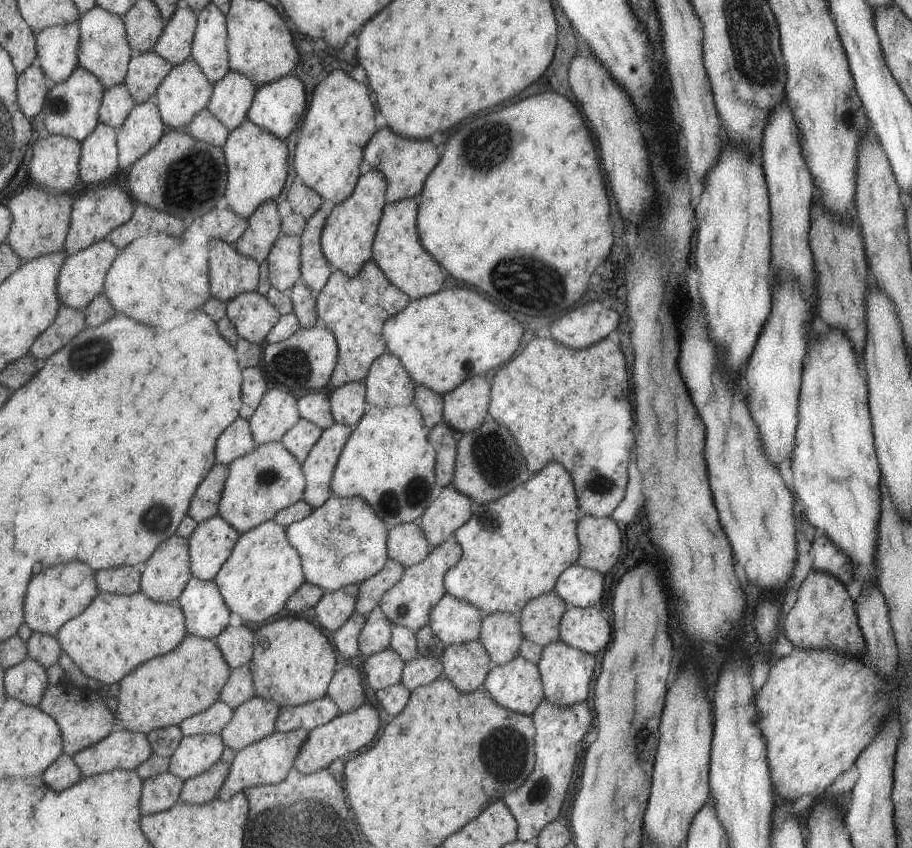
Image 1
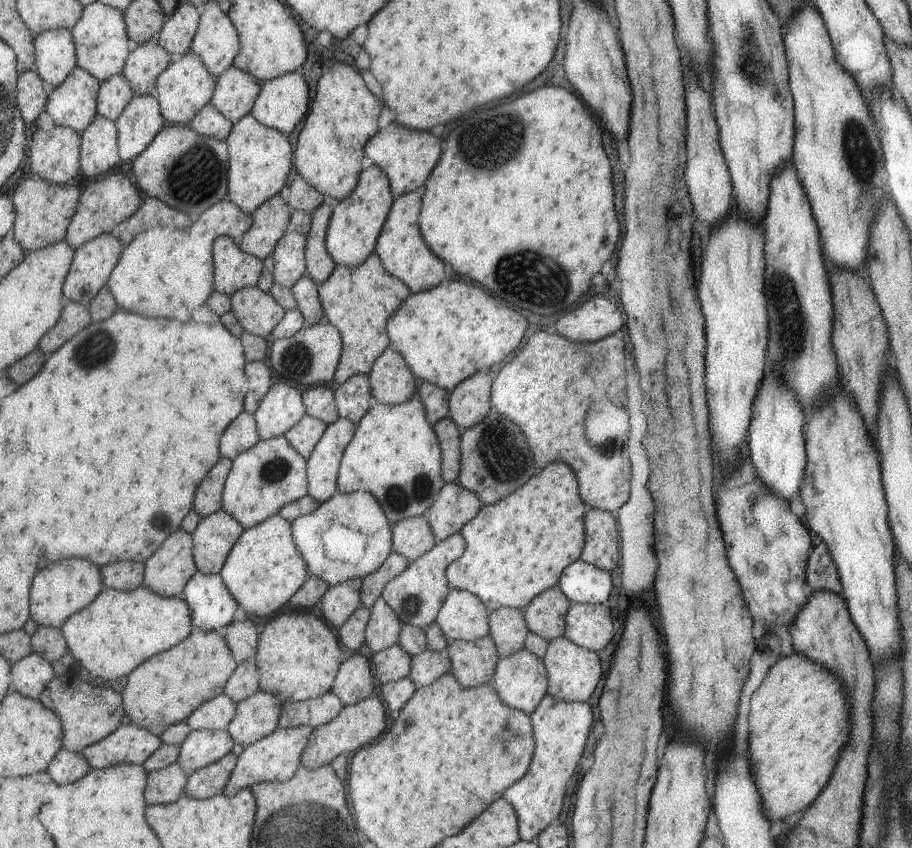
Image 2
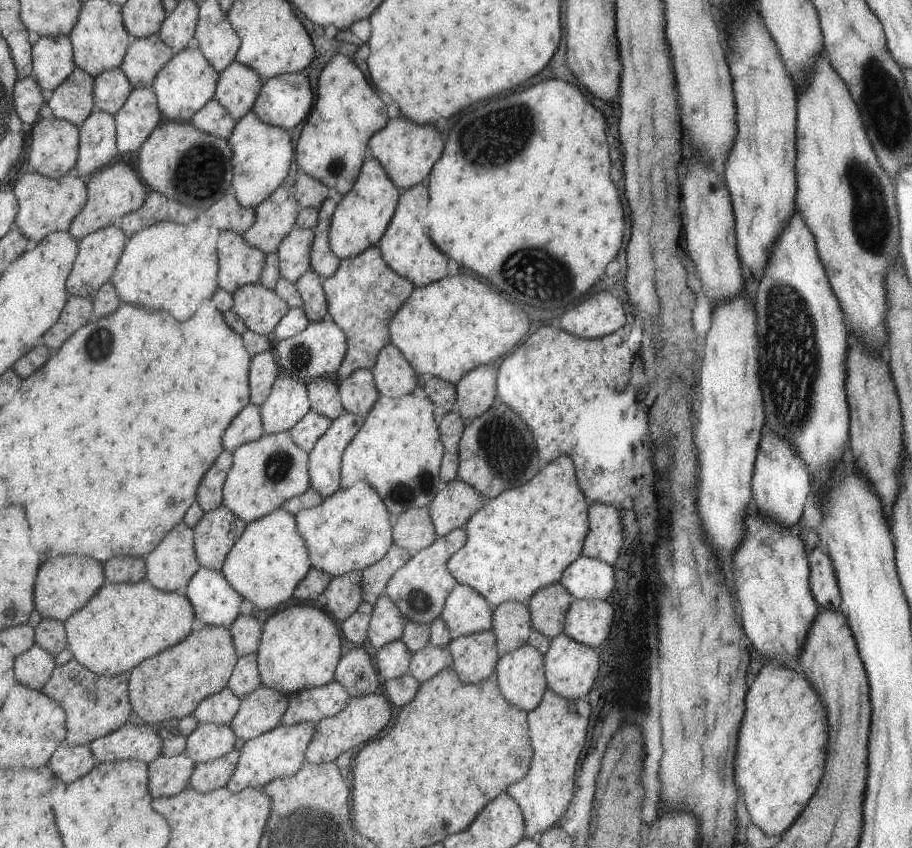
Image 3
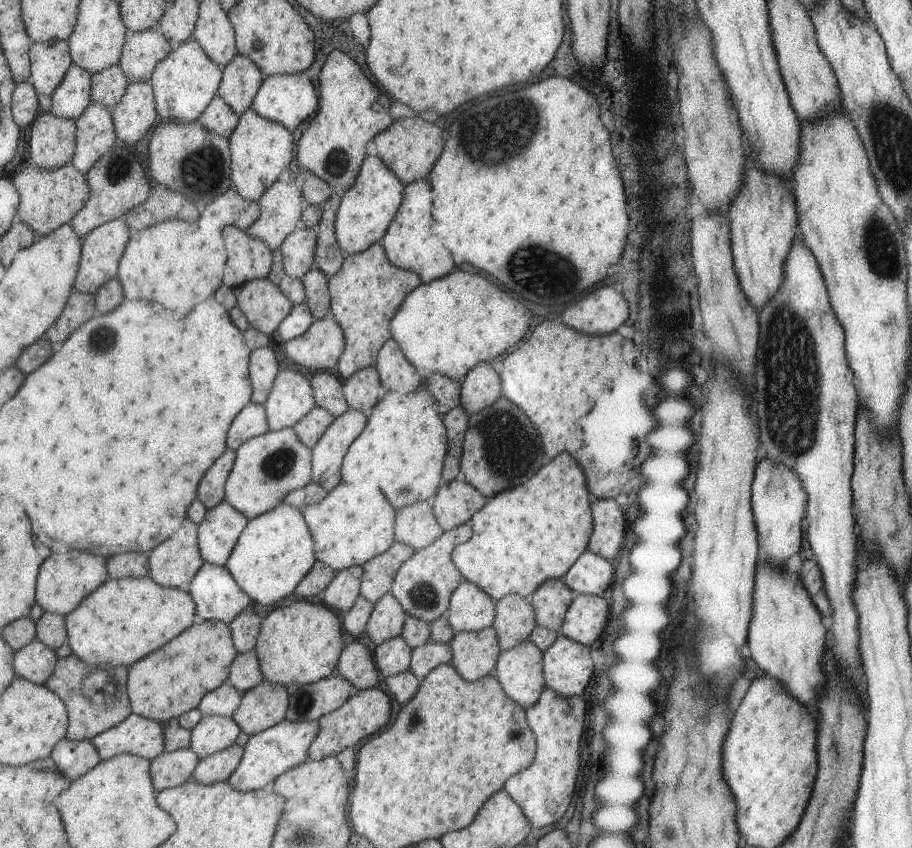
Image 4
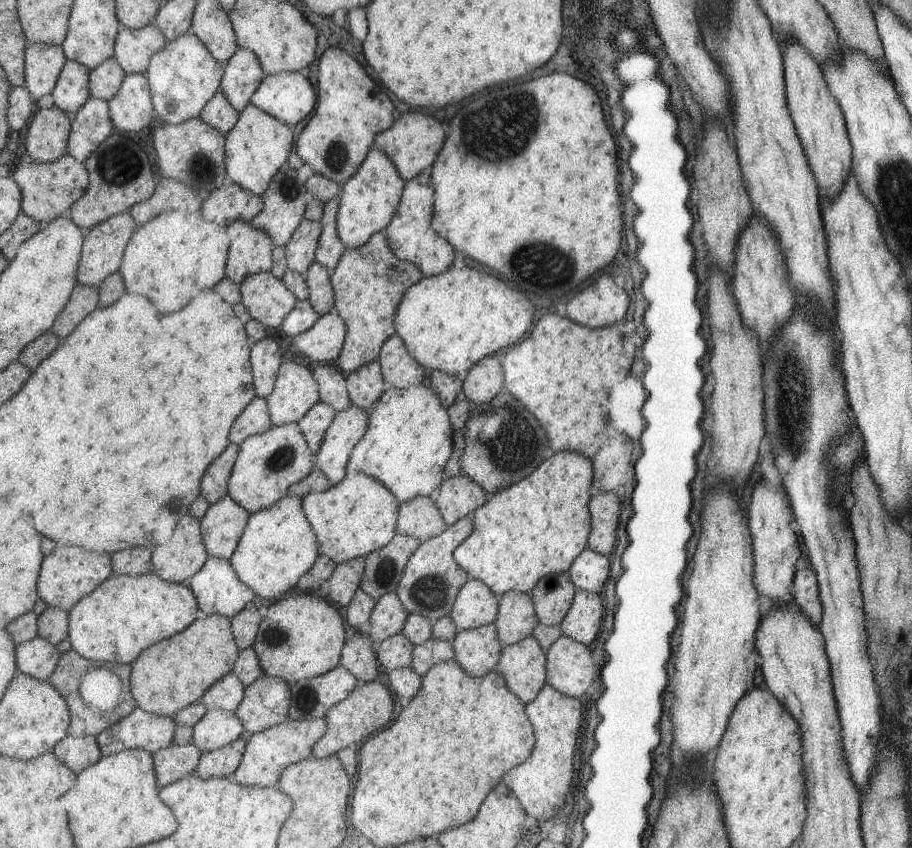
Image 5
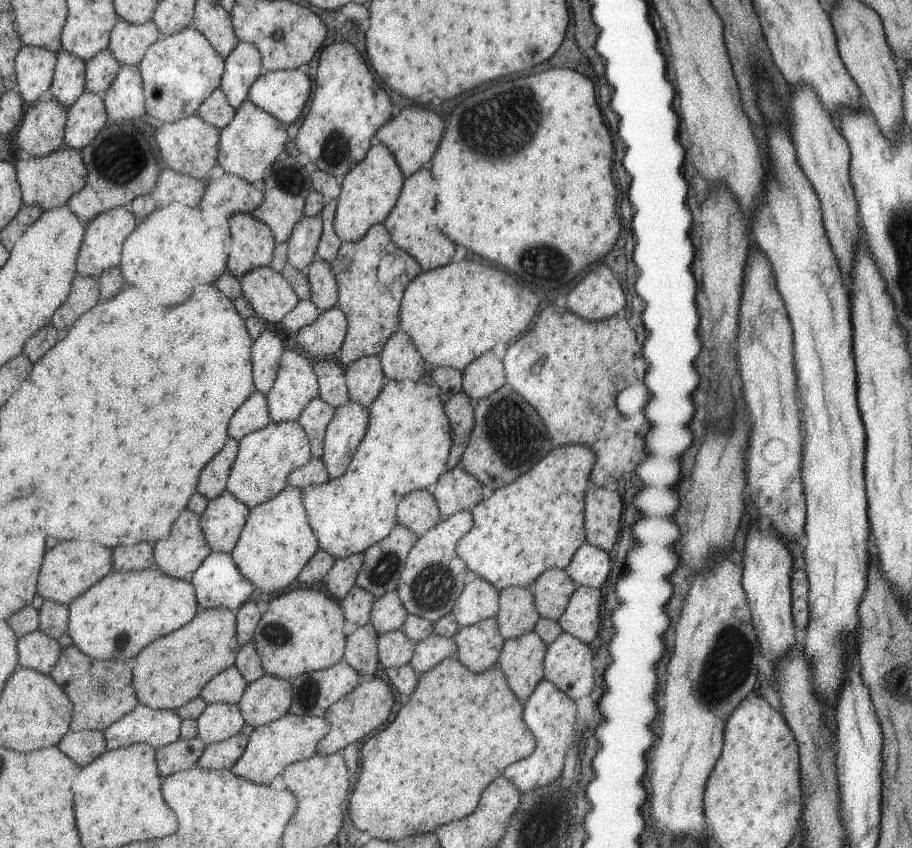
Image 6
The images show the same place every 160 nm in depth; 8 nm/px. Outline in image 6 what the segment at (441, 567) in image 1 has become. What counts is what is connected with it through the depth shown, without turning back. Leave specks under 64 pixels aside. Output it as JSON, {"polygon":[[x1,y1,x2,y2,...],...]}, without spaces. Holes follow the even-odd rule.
{"polygon":[[459,511,443,518,437,526,418,537,408,552,404,567,396,584,396,591,409,615,417,615,434,623,451,612,465,584,468,568,456,555,457,541,473,526,470,511]]}

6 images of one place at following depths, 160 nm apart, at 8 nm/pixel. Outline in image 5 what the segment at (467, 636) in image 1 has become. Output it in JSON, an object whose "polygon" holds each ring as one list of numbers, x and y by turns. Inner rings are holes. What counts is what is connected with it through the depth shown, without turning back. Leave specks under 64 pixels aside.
{"polygon":[[468,578,459,588,448,612,456,630,474,629,495,621,498,597,480,580]]}

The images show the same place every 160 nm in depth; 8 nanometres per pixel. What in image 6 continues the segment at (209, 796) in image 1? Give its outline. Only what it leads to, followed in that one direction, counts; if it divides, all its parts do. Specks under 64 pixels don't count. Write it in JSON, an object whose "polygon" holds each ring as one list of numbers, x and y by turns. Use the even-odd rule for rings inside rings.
{"polygon":[[239,732,224,741,208,744,204,747,195,766,212,771,230,770,245,750,247,741,248,736]]}

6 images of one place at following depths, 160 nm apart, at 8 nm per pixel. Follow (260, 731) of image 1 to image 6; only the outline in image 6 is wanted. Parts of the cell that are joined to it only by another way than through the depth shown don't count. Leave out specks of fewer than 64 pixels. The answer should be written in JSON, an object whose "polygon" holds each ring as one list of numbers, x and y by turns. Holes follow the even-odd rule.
{"polygon":[[264,672,257,680,247,683,237,706,245,724,254,729,287,713,291,693,290,680]]}

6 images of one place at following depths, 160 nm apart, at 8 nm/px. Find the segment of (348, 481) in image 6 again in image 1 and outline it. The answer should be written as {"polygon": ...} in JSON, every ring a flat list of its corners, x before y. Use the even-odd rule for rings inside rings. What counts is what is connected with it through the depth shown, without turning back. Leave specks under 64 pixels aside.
{"polygon":[[332,494,320,507,312,509,305,518,288,524,284,529,288,543,301,558,304,580,318,586,324,592,335,592,347,585,358,585,379,572,388,559,388,530,361,497,335,497]]}

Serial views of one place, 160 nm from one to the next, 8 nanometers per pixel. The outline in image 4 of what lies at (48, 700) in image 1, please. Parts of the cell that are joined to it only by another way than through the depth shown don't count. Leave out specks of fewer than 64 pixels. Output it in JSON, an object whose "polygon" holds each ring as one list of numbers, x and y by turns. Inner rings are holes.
{"polygon":[[73,653,69,656,57,659,53,674,44,682,44,685,54,692,63,704,68,714,68,725,66,726,65,739,68,741,90,741,95,735,102,733,108,728,114,727,132,713,130,702,126,693,126,676,128,667,111,667,111,676,117,682,117,702,109,710,103,706,93,706,82,693,83,679,93,672,93,667,79,660]]}

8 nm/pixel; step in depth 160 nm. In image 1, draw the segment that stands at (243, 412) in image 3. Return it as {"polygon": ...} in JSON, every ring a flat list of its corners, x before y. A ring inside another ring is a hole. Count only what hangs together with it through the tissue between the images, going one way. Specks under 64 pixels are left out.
{"polygon":[[238,416,216,438,215,462,223,466,228,465,233,459,251,452,256,445,249,432,249,422]]}

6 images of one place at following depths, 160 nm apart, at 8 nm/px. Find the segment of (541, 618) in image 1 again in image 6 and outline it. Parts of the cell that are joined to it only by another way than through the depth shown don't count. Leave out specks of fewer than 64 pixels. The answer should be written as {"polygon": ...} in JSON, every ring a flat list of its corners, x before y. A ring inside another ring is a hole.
{"polygon":[[565,569,544,570,529,586,538,616,558,621,577,587]]}

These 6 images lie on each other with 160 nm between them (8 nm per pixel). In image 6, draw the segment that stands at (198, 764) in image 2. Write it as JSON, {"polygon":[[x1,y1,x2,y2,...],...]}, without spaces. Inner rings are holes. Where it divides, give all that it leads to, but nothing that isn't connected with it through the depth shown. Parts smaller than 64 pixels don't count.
{"polygon":[[206,703,203,712,196,718,197,737,207,746,224,741,237,734,244,720,237,705,229,703]]}

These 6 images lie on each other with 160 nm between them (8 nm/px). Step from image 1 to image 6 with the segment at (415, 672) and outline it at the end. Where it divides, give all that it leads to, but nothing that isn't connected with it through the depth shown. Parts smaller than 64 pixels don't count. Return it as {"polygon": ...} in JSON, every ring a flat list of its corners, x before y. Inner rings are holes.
{"polygon":[[431,634,423,640,416,641,408,663,419,675,439,664,444,658,453,657,455,654,456,644,452,638]]}

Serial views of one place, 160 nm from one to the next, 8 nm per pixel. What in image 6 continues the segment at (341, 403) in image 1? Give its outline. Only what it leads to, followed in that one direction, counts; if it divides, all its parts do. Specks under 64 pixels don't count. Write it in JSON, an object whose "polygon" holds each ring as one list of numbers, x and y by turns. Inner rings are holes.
{"polygon":[[369,355,353,361,344,373,349,401,355,401,366,408,389,382,382,373,378,355]]}

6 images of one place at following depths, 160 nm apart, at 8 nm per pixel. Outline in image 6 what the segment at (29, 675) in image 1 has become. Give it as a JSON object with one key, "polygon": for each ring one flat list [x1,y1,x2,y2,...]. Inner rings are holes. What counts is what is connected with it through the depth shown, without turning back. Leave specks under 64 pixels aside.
{"polygon":[[37,630,20,636,16,640,16,651,18,666,48,675,59,660,61,646,57,640]]}

